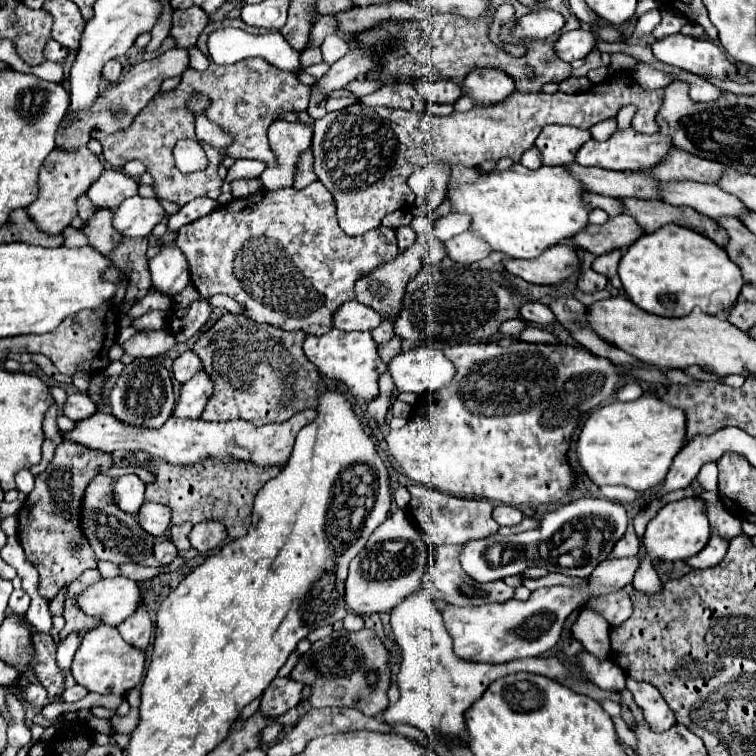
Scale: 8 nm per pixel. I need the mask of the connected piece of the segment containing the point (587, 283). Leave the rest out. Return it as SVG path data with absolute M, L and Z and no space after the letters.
M592 269L582 271L580 277L578 277L578 289L580 289L582 293L596 293L596 291L604 289L606 283L608 283L608 279L602 277L600 273L592 271Z

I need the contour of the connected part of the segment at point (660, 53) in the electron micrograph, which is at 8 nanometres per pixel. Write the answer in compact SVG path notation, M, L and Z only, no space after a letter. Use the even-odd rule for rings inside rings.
M676 33L654 41L652 51L656 59L696 75L710 75L726 81L730 73L736 73L736 67L728 61L724 51L708 39Z

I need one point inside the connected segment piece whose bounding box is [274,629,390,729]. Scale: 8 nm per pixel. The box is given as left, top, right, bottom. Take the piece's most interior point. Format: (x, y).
(357, 660)

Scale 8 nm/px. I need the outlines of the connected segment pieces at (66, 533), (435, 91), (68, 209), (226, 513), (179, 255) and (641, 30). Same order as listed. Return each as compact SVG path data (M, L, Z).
M62 441L56 449L52 463L44 473L36 475L36 485L26 503L18 511L18 541L26 551L26 557L40 573L40 595L52 601L66 583L74 581L86 569L96 569L98 559L90 549L86 537L82 537L82 497L86 485L102 471L114 465L110 453L98 453L84 445Z
M438 79L438 81L424 81L418 87L418 93L426 105L430 103L456 103L462 95L462 89L454 81Z
M80 147L74 151L62 151L62 149L54 149L46 159L44 165L40 169L40 195L38 199L26 207L28 215L34 219L34 223L48 235L56 235L62 233L72 219L78 215L78 203L76 199L80 195L86 193L86 189L90 189L90 185L94 181L98 181L98 177L102 175L104 167L100 163L100 159L90 153L88 147Z
M150 459L146 469L154 475L154 481L146 485L146 499L162 503L172 511L172 523L198 523L218 521L228 529L230 539L240 539L250 527L250 515L256 493L264 483L276 477L282 467L268 465L258 469L248 461L200 461L198 465L166 465L164 461Z
M174 241L164 243L160 253L150 261L152 283L168 295L180 293L190 283L190 271L186 255Z
M650 9L650 11L646 11L646 13L638 19L636 29L634 29L634 35L640 37L640 35L646 35L646 33L652 33L658 23L660 23L660 11L658 11L658 9Z

